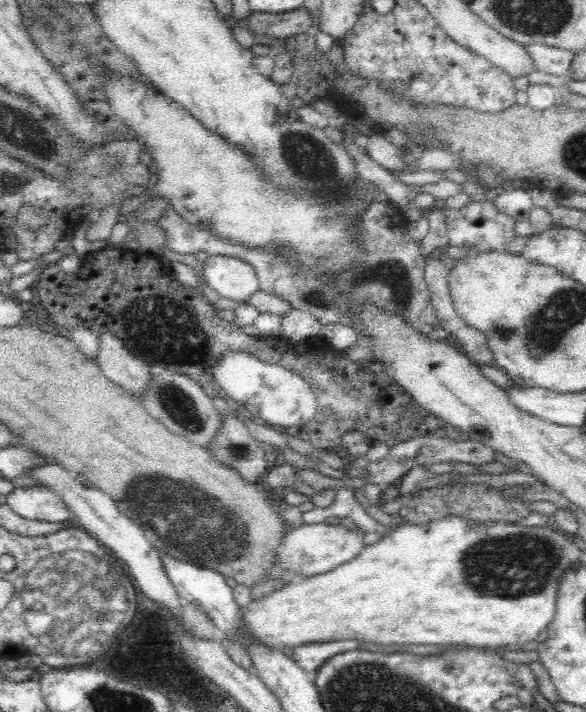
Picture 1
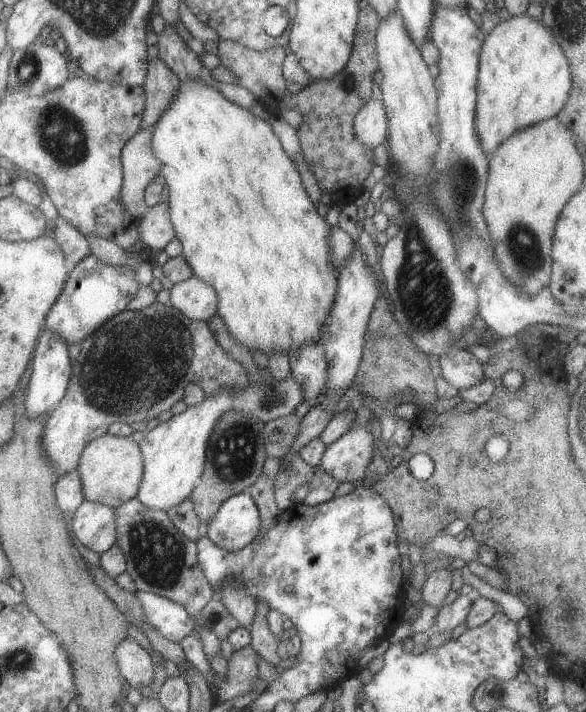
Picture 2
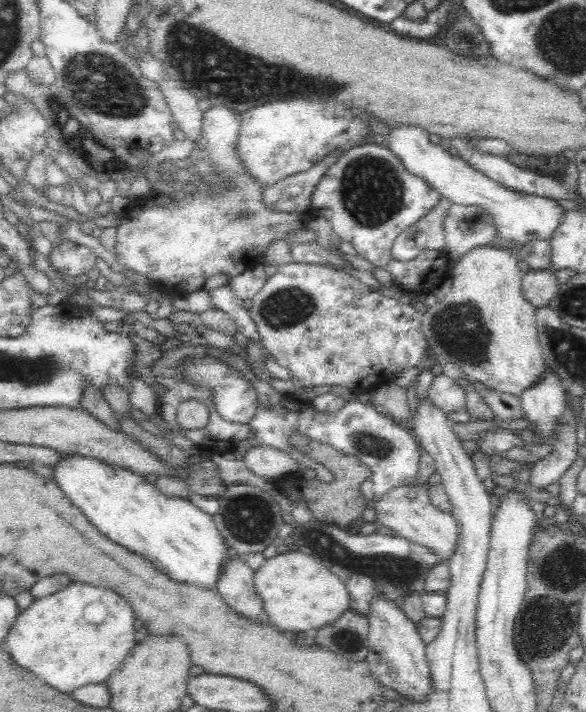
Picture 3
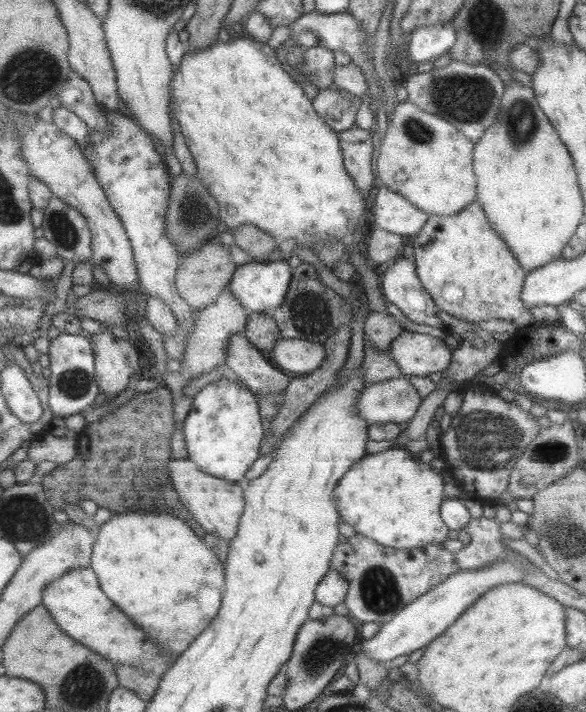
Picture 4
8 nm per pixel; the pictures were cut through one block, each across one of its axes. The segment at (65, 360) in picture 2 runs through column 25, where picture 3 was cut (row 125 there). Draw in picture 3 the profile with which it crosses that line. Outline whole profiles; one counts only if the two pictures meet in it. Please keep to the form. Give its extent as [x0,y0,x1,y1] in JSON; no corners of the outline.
[375,123,563,244]

